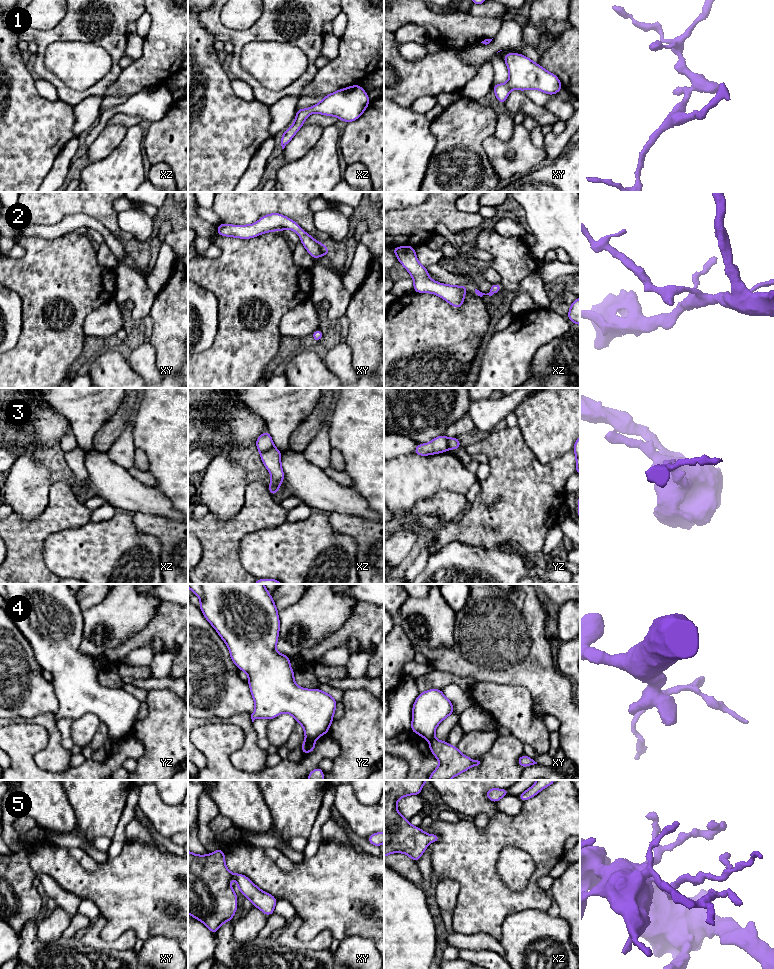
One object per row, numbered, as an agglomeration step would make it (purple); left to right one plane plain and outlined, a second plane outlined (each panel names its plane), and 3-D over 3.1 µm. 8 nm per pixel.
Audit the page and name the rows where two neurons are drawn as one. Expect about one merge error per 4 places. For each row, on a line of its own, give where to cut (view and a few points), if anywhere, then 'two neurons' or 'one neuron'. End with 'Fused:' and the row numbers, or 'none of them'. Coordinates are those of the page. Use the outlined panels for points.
1: no cut; one neuron
2: no cut; one neuron
3: cut in xz along (273, 446), (261, 453); two neurons
4: cut in yz along (306, 738), (314, 739); two neurons
5: no cut; one neuron
Fused: 3, 4

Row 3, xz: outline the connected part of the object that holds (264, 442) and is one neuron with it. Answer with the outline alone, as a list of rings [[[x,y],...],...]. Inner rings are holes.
[[[268,431],[263,432],[255,442],[260,453],[270,450],[274,447],[272,437]]]

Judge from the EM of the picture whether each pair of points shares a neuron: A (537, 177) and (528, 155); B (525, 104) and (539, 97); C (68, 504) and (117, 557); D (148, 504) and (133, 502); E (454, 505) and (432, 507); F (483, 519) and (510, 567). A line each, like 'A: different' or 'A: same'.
A: different
B: different
C: different
D: same
E: same
F: different

